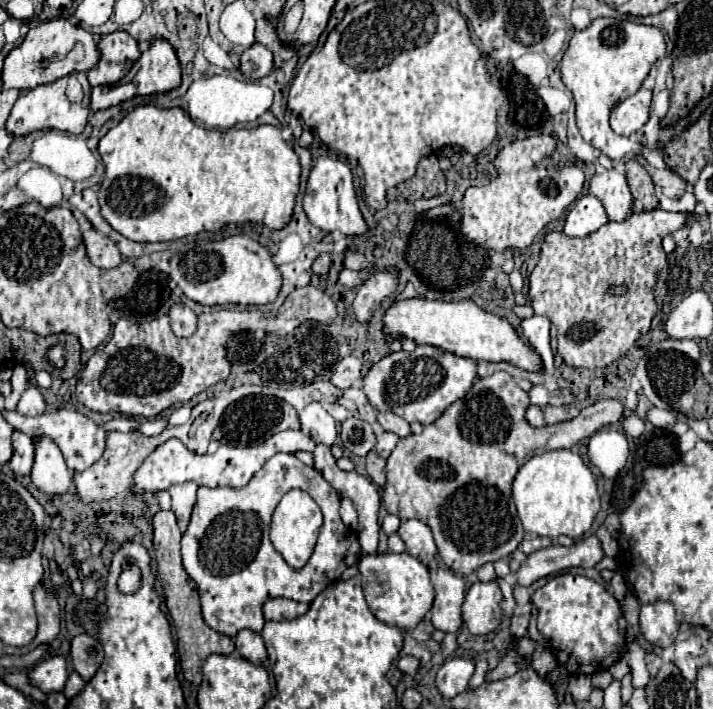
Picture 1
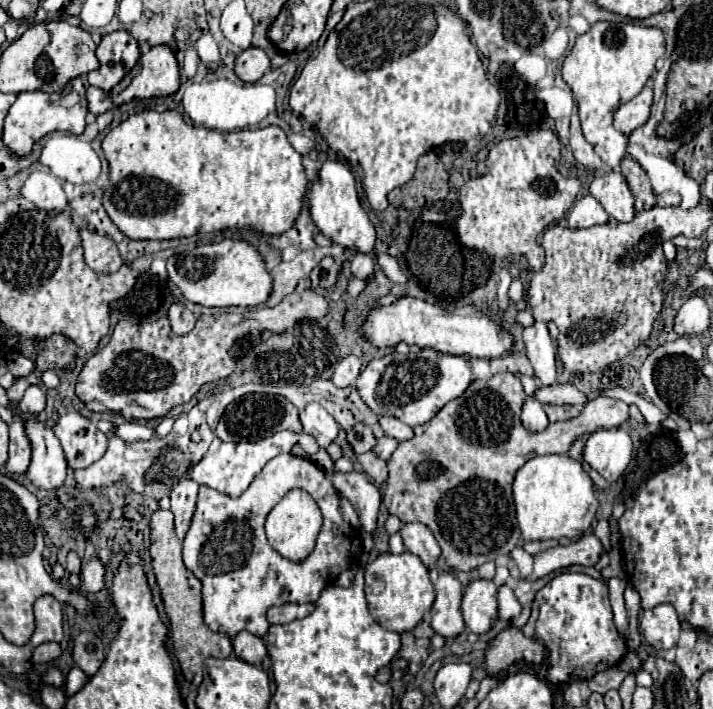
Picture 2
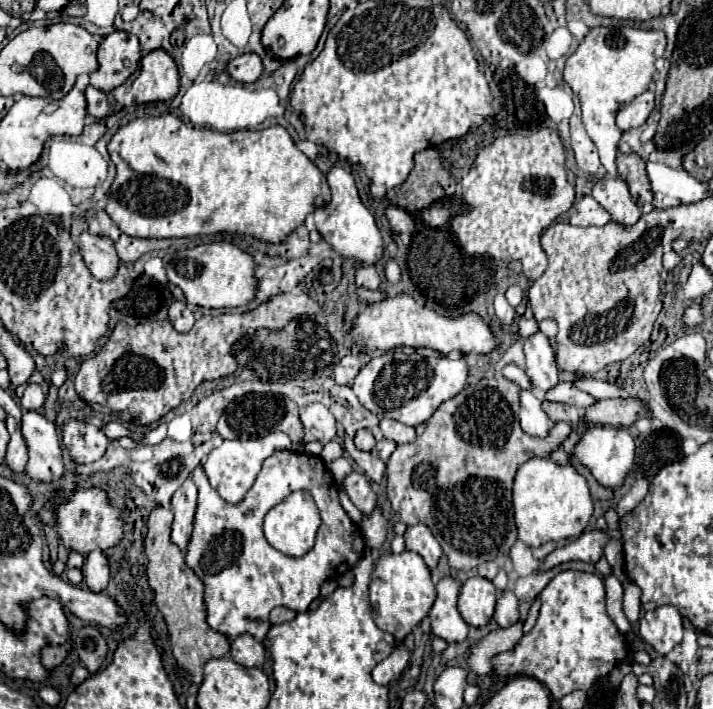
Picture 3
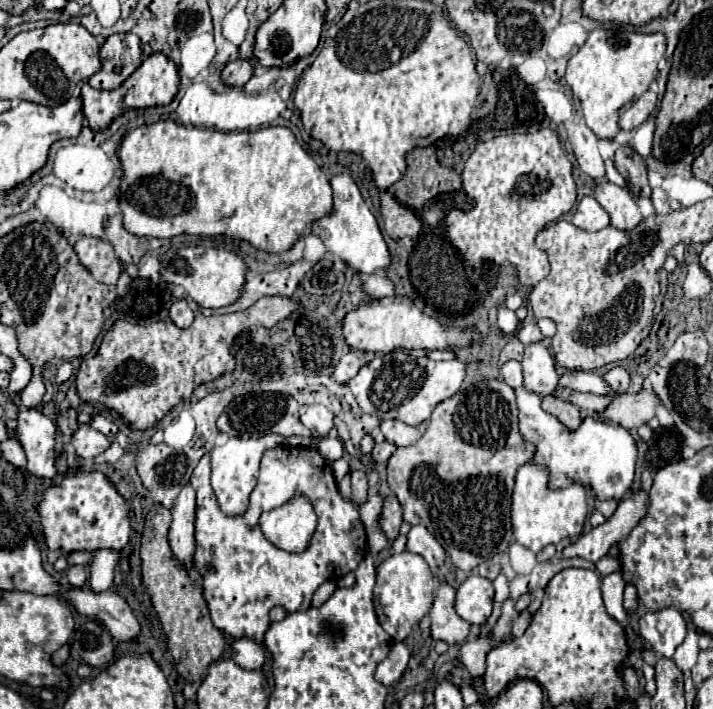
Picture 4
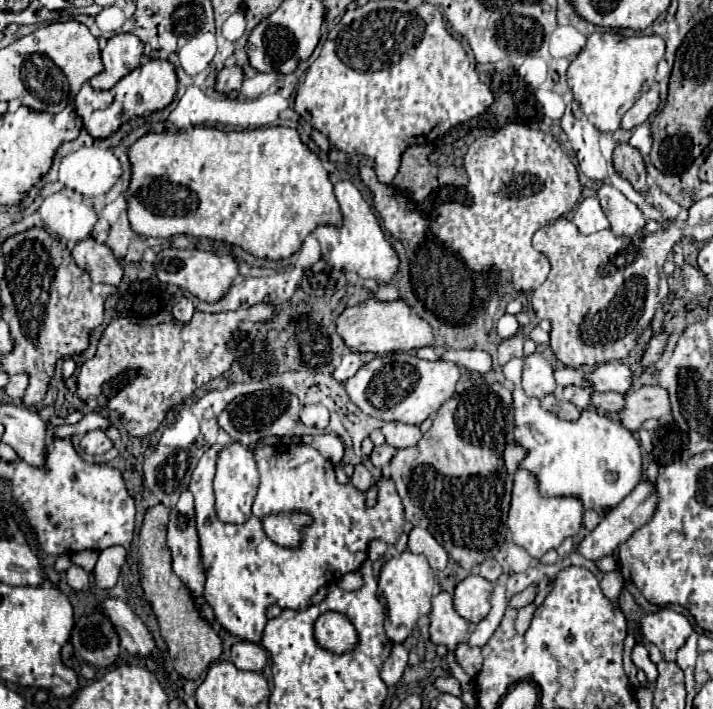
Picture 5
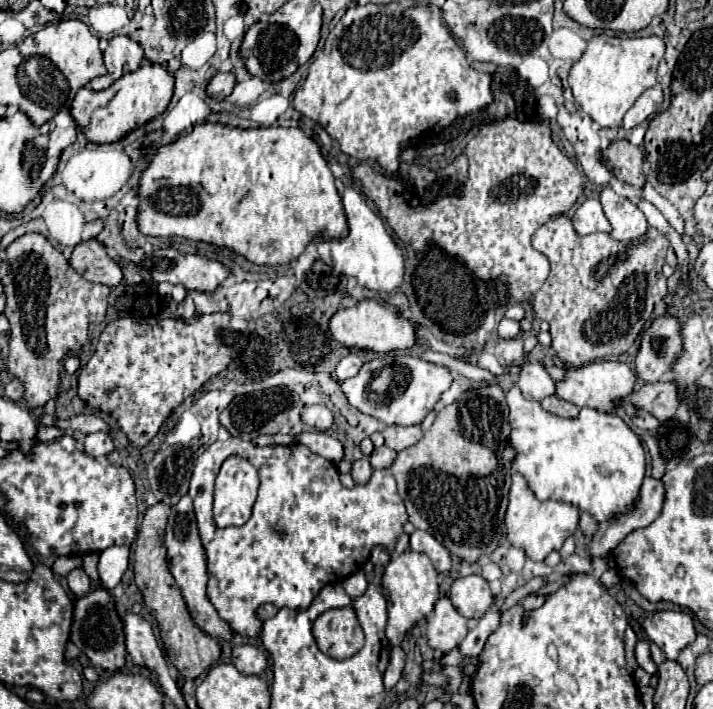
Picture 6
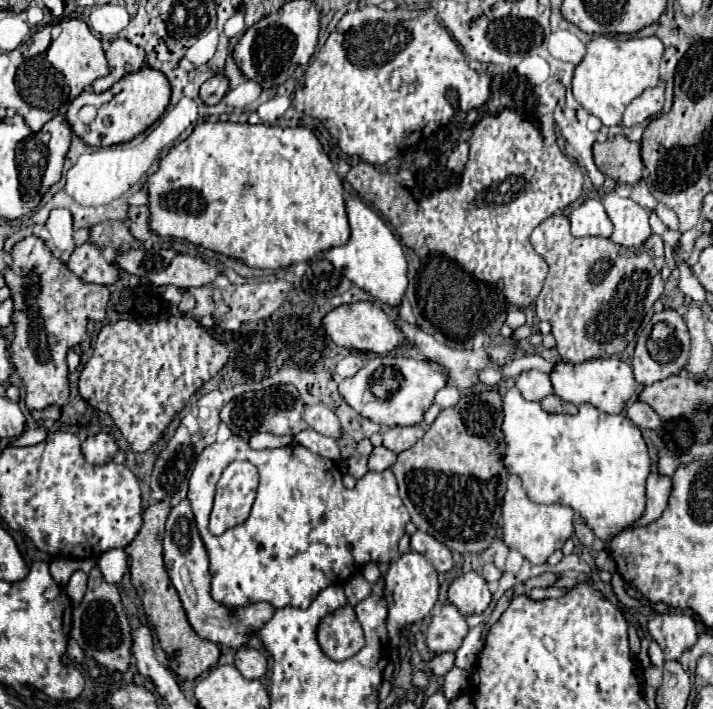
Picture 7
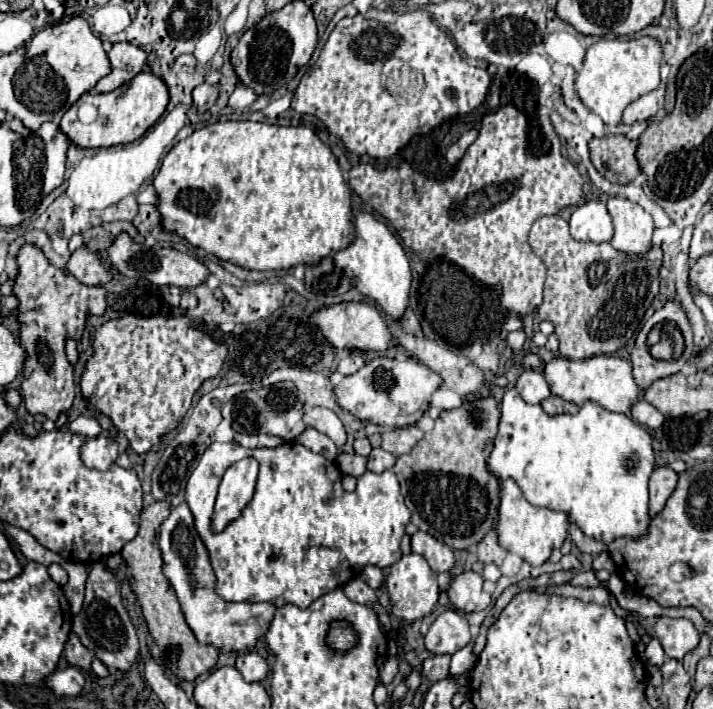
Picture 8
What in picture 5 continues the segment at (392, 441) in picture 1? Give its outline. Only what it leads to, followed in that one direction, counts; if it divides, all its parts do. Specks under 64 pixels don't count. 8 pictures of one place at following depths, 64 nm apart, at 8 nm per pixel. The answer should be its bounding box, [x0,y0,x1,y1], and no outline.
[370,444,396,468]

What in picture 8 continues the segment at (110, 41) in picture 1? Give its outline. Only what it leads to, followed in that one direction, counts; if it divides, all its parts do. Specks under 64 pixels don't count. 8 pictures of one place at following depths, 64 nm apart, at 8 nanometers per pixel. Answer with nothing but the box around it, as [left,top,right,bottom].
[94,42,146,92]

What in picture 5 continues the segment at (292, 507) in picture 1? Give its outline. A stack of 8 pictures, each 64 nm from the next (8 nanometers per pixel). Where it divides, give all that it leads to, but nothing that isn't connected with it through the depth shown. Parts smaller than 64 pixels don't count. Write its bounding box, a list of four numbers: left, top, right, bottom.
[264,512,312,548]

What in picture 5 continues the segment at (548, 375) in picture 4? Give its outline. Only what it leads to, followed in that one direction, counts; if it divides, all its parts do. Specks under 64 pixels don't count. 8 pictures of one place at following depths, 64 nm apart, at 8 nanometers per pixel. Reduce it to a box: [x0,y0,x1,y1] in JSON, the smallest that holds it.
[522,352,556,398]

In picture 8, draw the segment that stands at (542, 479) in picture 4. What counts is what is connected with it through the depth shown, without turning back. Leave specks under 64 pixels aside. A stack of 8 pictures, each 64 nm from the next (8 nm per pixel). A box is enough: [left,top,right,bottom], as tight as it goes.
[498,478,570,566]

